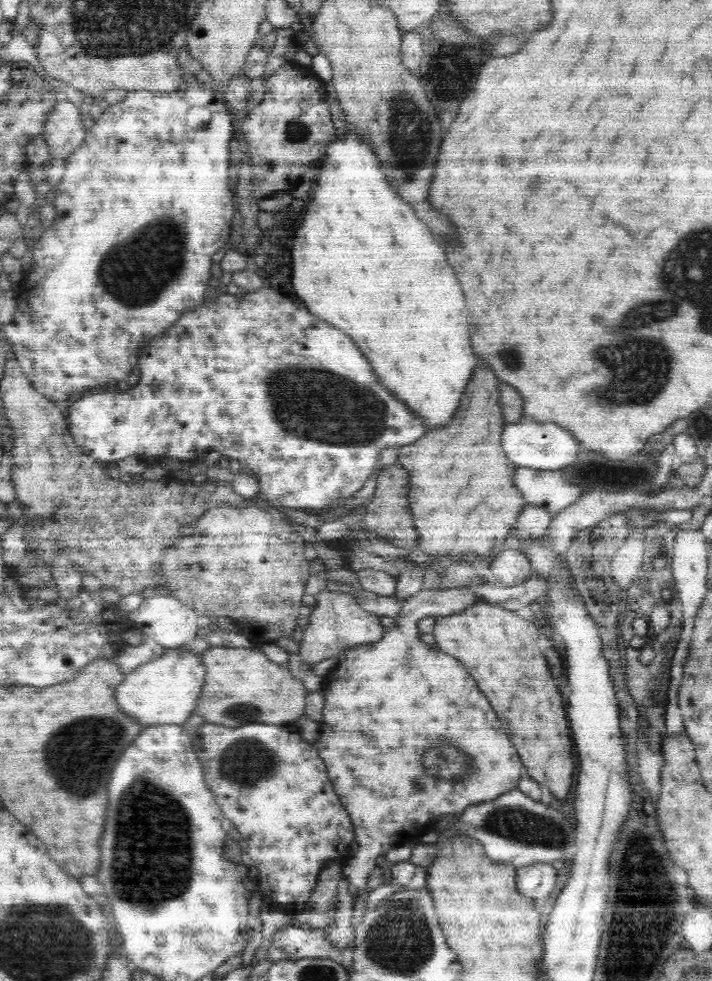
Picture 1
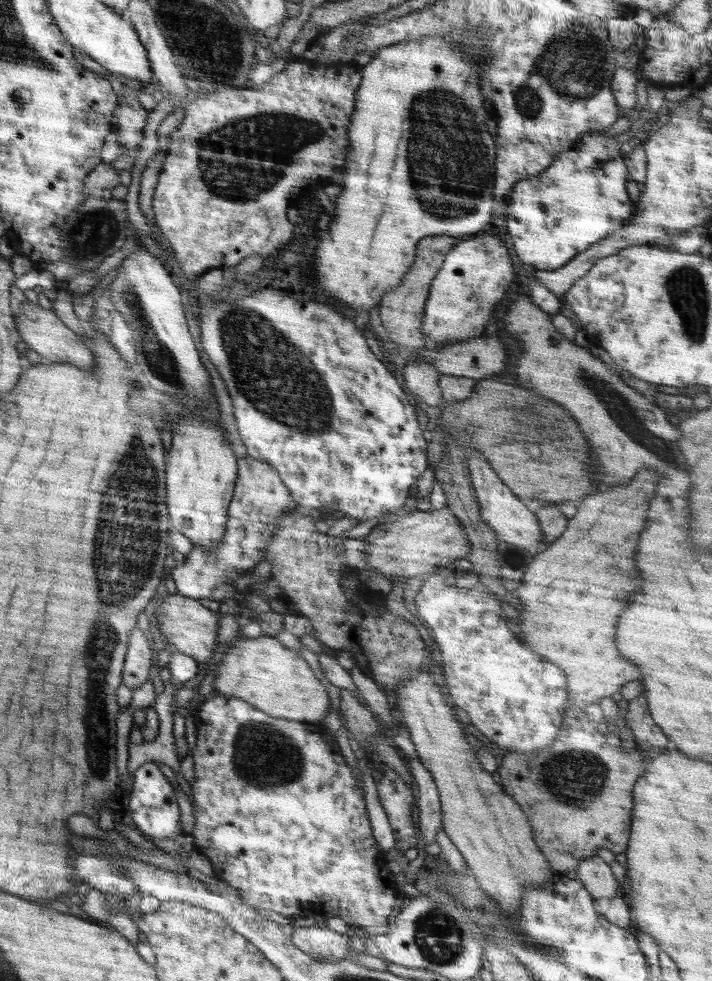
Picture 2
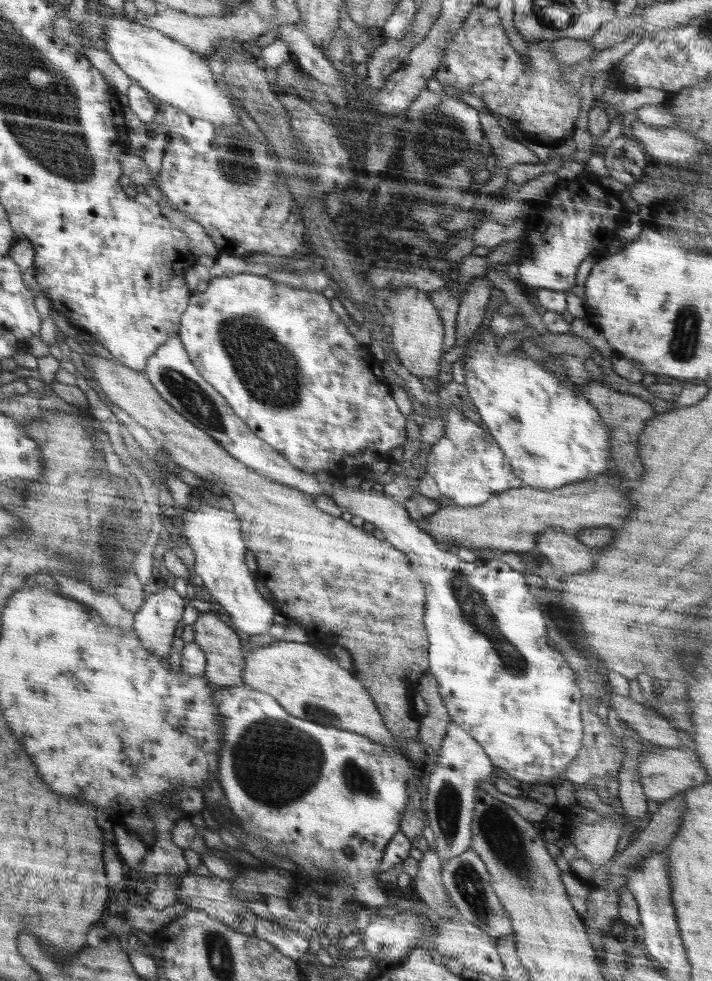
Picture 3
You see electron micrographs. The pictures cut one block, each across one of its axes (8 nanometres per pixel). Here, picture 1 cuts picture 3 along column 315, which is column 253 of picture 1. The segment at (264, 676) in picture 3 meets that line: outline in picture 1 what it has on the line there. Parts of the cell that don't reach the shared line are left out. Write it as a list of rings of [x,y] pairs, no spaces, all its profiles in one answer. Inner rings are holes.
[[[212,647],[201,656],[201,662],[206,667],[206,676],[201,695],[199,696],[195,713],[202,716],[205,723],[220,724],[226,728],[240,728],[248,723],[281,724],[292,723],[304,715],[305,690],[302,681],[290,673],[288,667],[270,661],[261,650],[248,648]]]

